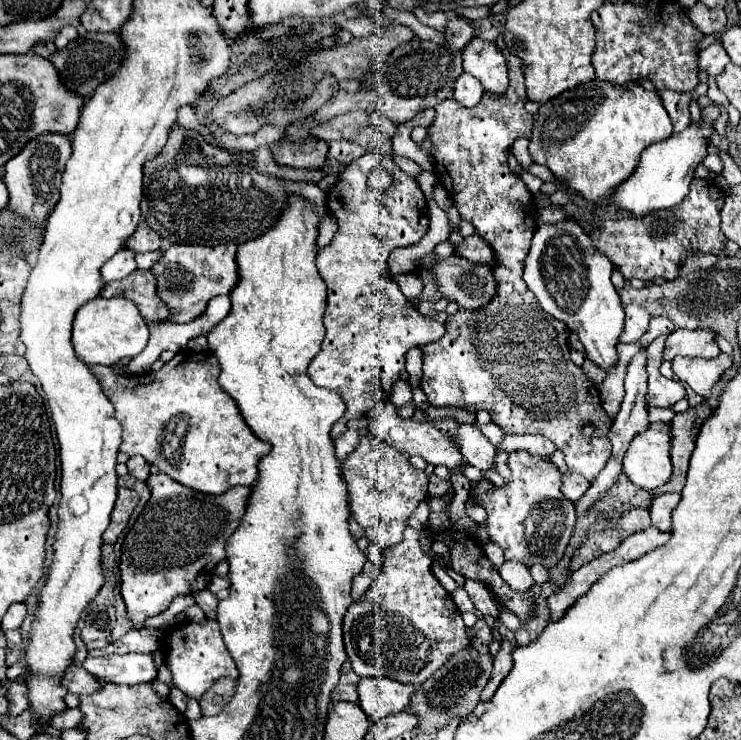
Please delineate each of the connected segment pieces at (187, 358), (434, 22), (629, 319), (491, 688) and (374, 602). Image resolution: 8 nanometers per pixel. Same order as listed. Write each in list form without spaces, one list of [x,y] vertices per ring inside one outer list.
[[[182,350],[158,372],[118,376],[108,366],[90,366],[90,372],[102,386],[102,392],[116,408],[116,420],[122,424],[120,452],[144,456],[148,464],[168,474],[172,480],[200,490],[204,494],[224,494],[234,486],[252,486],[258,476],[258,462],[270,452],[270,444],[258,440],[246,426],[236,402],[220,388],[220,364],[210,352]]]
[[[416,8],[416,10],[412,10],[414,12],[414,16],[422,22],[422,24],[426,24],[426,26],[432,26],[432,28],[436,28],[436,30],[444,30],[444,24],[446,24],[446,14],[440,14],[440,12],[428,12],[428,10],[420,10],[420,8]]]
[[[628,304],[624,312],[626,312],[626,328],[624,334],[620,336],[620,342],[636,342],[648,330],[652,316],[642,306],[636,304]]]
[[[502,640],[500,644],[500,650],[498,654],[494,656],[494,670],[492,670],[492,676],[488,680],[488,684],[484,686],[482,690],[482,700],[490,700],[496,692],[496,688],[500,686],[500,682],[506,678],[506,674],[512,670],[512,650],[516,648],[514,642],[508,642],[508,640]]]
[[[406,528],[404,540],[398,546],[390,546],[384,550],[384,566],[380,578],[366,590],[366,598],[362,602],[354,602],[344,618],[344,644],[346,654],[352,662],[352,670],[358,676],[384,676],[404,684],[420,686],[428,680],[438,668],[442,668],[456,650],[468,646],[466,626],[462,622],[460,610],[456,608],[452,596],[442,588],[442,584],[430,572],[432,556],[426,556],[420,550],[420,530]]]

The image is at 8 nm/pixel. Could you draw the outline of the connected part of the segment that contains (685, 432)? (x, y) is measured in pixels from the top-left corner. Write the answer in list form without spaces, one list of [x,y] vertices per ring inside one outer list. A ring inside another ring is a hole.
[[[702,402],[694,408],[688,408],[686,412],[680,412],[672,420],[672,464],[674,472],[668,484],[656,488],[652,494],[658,496],[662,492],[680,492],[686,482],[686,470],[688,470],[688,460],[694,450],[696,436],[700,432],[700,426],[704,420],[712,414],[712,408]]]

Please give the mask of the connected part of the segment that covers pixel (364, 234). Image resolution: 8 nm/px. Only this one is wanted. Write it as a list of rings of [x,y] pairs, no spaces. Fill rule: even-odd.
[[[364,154],[362,158],[354,160],[350,166],[346,166],[344,172],[340,172],[338,180],[326,194],[326,206],[328,214],[336,220],[338,232],[332,238],[332,242],[322,248],[316,256],[318,270],[328,284],[328,304],[324,314],[326,324],[326,338],[322,342],[320,354],[312,360],[308,374],[314,380],[316,386],[324,386],[328,390],[334,390],[342,396],[346,404],[344,416],[334,424],[332,438],[338,438],[342,432],[346,432],[346,424],[352,418],[364,416],[370,406],[378,406],[378,402],[384,398],[390,398],[392,384],[400,378],[400,372],[404,370],[406,352],[412,346],[424,346],[428,342],[436,342],[444,334],[444,324],[436,322],[434,318],[422,316],[416,306],[404,298],[404,294],[398,290],[394,280],[388,272],[388,254],[394,248],[408,248],[422,240],[422,236],[428,230],[428,206],[426,198],[416,184],[416,180],[408,174],[404,174],[392,158],[382,158],[378,154]],[[372,170],[388,170],[392,174],[392,186],[388,190],[374,190],[368,182],[368,174]]]

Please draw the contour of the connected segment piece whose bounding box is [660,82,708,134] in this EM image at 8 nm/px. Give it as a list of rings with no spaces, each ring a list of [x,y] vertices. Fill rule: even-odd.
[[[700,82],[698,88],[694,88],[692,92],[688,94],[680,94],[680,92],[666,92],[662,98],[664,102],[664,108],[668,110],[670,118],[672,118],[672,124],[674,124],[674,132],[682,132],[688,124],[690,124],[690,110],[688,110],[688,104],[692,100],[692,96],[702,96],[706,94],[706,84]]]

